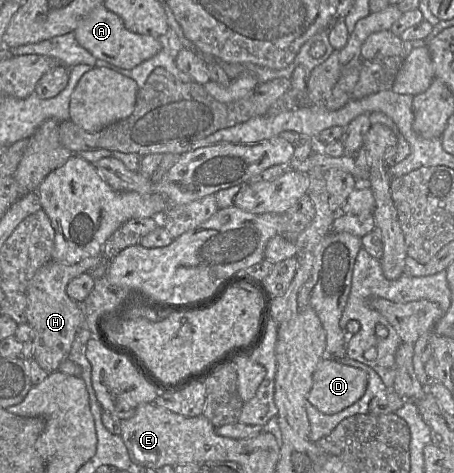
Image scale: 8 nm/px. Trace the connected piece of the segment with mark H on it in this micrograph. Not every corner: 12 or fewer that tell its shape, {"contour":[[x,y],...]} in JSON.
{"contour":[[102,254],[72,265],[51,260],[26,289],[33,358],[58,370],[84,326],[68,283]]}

